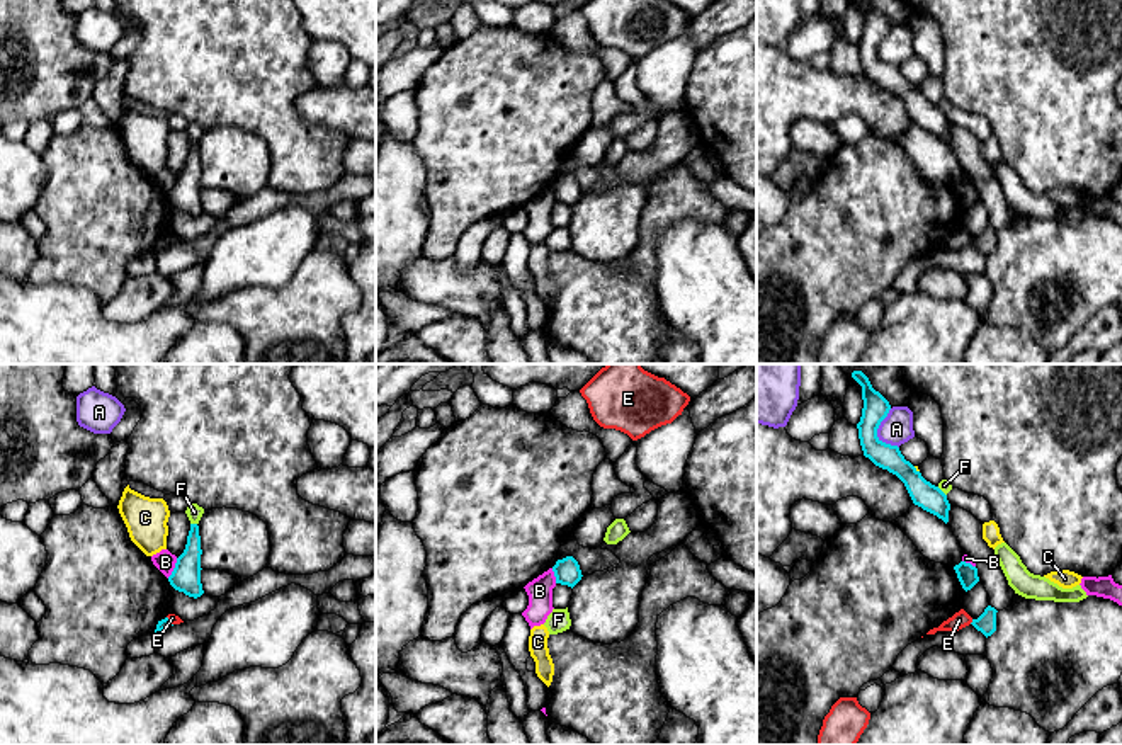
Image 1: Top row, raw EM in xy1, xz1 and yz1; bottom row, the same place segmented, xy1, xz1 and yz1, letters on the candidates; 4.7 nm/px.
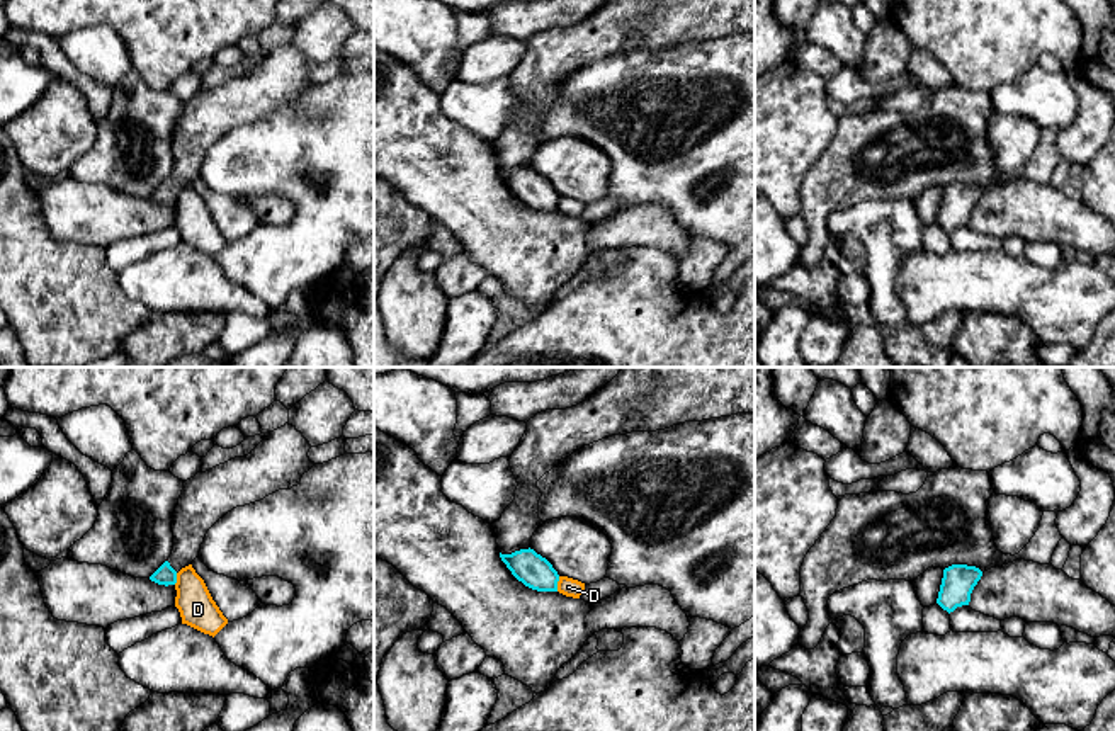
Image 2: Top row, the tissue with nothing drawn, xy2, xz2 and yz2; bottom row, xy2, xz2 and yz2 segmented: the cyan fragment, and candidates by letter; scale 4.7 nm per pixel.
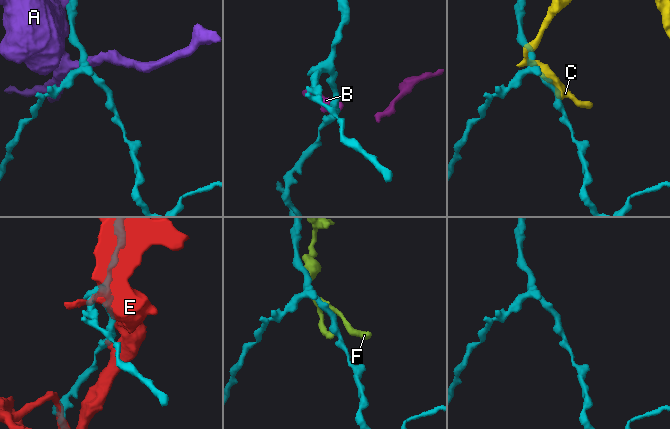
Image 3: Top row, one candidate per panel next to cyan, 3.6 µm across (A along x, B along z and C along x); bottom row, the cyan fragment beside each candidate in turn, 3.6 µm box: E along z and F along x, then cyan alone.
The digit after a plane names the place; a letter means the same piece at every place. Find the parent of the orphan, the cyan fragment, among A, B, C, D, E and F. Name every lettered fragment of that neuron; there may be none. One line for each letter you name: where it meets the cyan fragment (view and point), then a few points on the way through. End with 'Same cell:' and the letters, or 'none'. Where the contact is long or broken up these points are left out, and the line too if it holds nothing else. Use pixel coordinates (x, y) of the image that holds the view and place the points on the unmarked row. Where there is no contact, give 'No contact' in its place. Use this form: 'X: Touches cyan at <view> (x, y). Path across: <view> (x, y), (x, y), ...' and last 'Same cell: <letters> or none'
Same cell: none

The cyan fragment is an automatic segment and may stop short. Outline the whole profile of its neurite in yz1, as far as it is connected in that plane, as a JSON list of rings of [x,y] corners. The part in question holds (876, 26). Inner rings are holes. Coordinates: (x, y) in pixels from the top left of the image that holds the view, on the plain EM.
[[[857,0],[862,5],[862,36],[857,43],[864,75],[876,85],[896,94],[906,105],[915,124],[949,141],[950,122],[947,114],[904,78],[898,65],[882,61],[877,56],[881,41],[887,36],[889,20],[872,7],[870,0]]]

